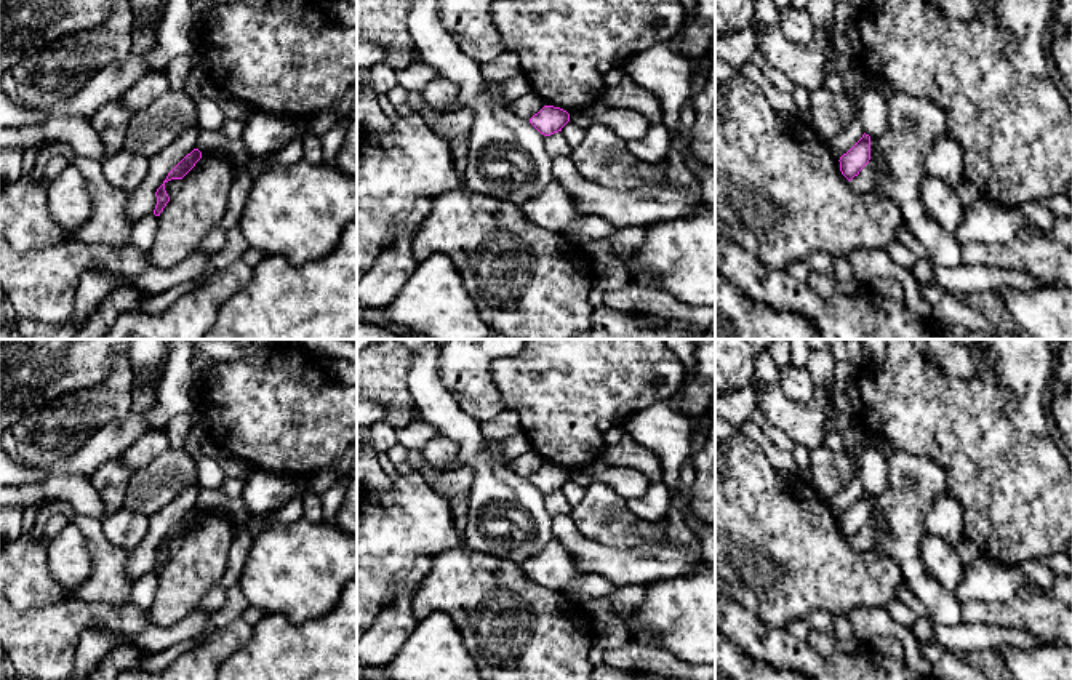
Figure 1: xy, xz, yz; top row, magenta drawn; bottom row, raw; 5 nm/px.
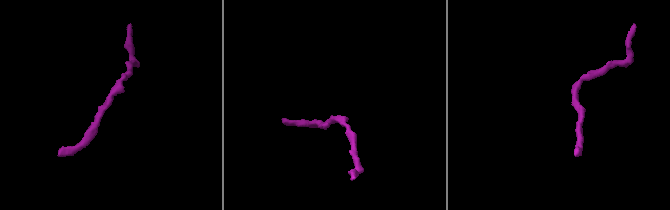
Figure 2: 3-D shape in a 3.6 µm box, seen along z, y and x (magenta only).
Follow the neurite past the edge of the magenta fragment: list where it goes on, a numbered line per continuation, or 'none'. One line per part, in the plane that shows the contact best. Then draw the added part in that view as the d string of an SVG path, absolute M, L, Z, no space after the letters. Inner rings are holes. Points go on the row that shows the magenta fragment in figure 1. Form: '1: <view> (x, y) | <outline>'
none

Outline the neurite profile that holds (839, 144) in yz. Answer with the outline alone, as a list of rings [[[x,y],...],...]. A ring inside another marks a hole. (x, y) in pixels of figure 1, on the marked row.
[[[850,98],[850,106],[853,112],[851,122],[835,136],[832,136],[827,144],[830,152],[840,160],[864,134],[861,123],[859,106],[854,98]]]

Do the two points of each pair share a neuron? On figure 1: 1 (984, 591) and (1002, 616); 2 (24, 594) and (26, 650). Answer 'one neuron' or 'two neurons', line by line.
1: two neurons
2: two neurons

